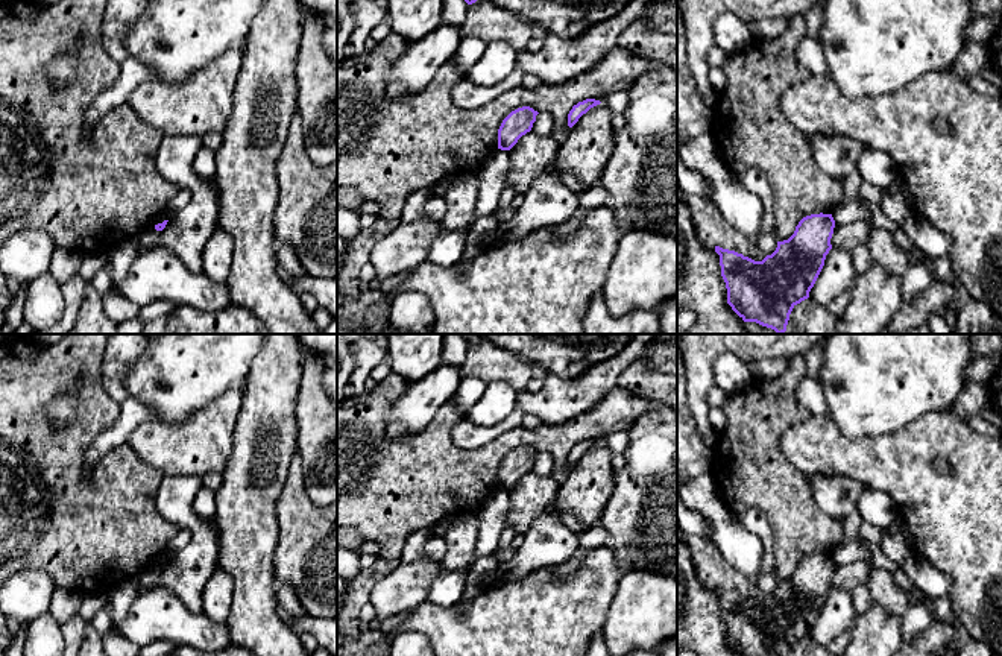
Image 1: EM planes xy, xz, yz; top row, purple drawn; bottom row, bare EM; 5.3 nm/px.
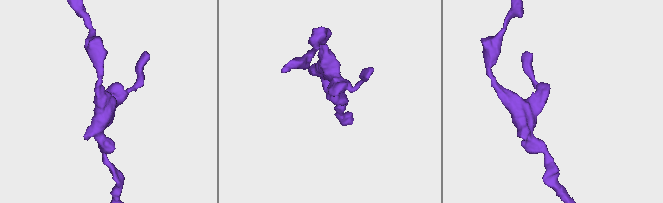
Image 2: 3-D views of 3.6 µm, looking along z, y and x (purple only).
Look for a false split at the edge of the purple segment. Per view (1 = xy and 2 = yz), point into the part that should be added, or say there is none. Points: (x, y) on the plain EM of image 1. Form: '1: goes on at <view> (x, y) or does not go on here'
1: does not go on here
2: does not go on here

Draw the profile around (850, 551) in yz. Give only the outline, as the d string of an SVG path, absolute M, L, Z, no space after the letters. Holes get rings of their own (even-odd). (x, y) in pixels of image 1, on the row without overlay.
M859 539L843 544L832 553L832 557L835 563L852 563L856 560L871 562L868 550Z

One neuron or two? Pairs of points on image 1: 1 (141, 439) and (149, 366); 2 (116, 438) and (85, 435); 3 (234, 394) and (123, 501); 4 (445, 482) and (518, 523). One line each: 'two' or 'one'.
1: two
2: two
3: two
4: two

